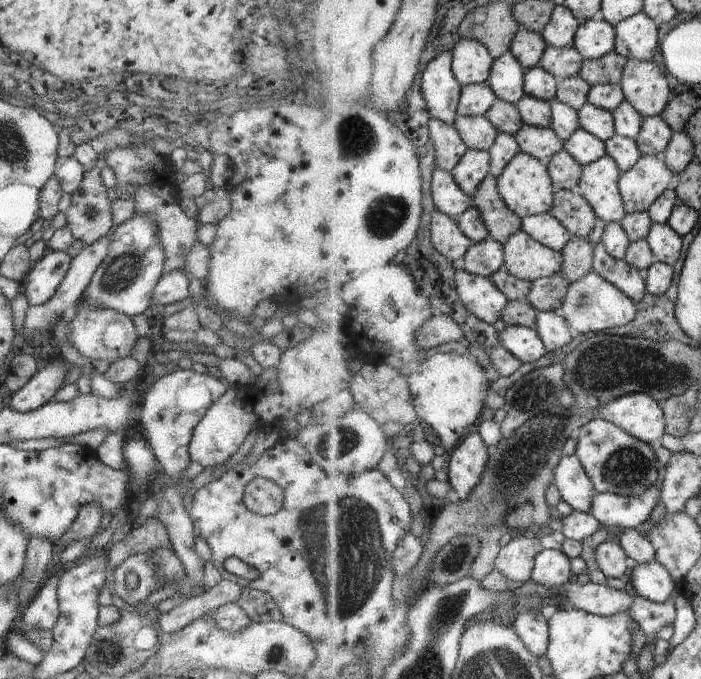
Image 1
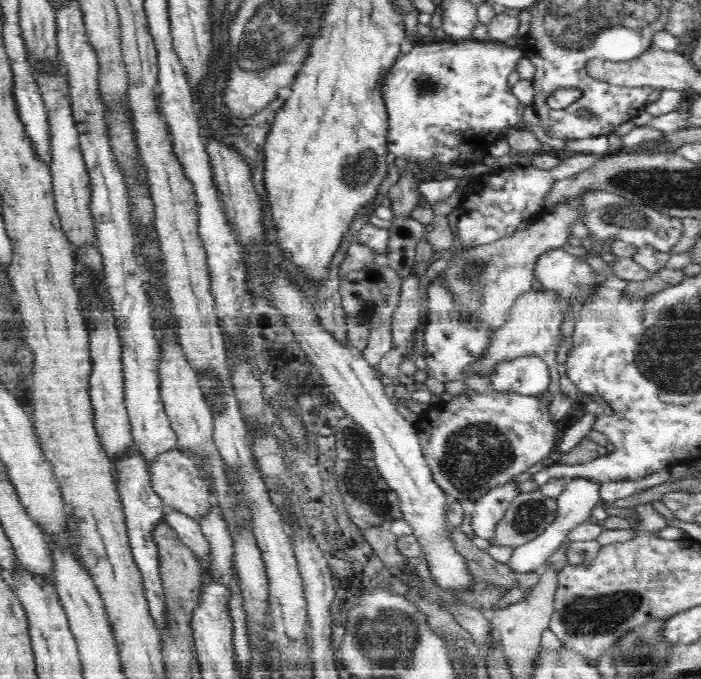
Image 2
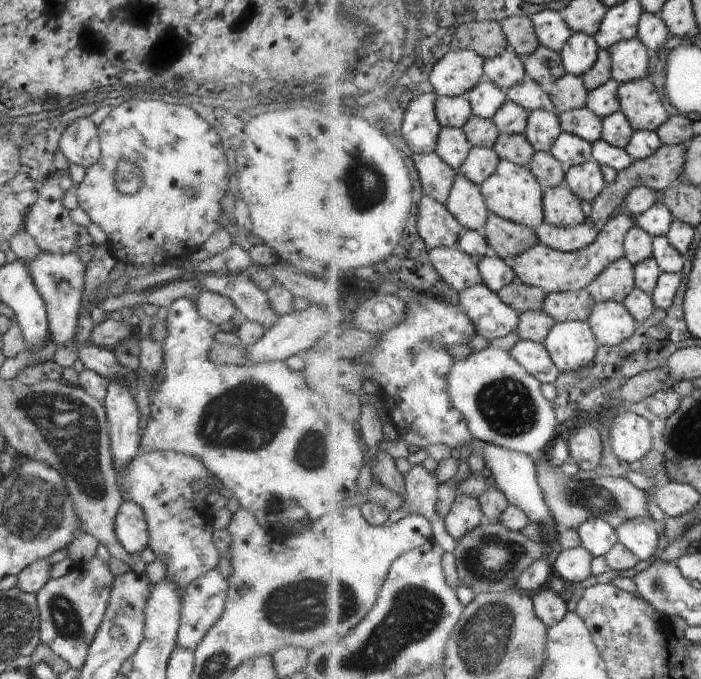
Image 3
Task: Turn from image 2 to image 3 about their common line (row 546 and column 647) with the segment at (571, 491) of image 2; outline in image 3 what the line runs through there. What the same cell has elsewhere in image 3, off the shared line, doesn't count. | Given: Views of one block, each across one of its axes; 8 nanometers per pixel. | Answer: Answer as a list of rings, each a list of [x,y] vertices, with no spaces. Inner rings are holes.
[[[650,517],[632,519],[617,528],[620,543],[624,543],[641,560],[651,560],[660,548],[660,531]]]

